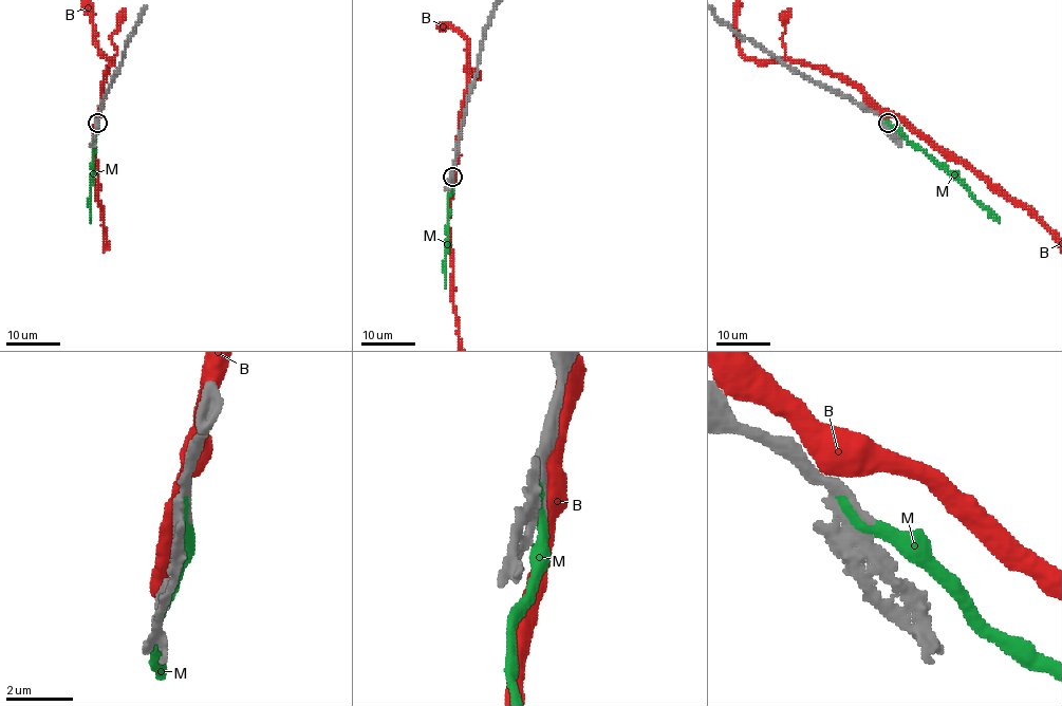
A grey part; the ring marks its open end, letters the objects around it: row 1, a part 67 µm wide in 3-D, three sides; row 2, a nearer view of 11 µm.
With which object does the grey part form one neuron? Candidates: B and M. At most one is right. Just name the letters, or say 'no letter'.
M

